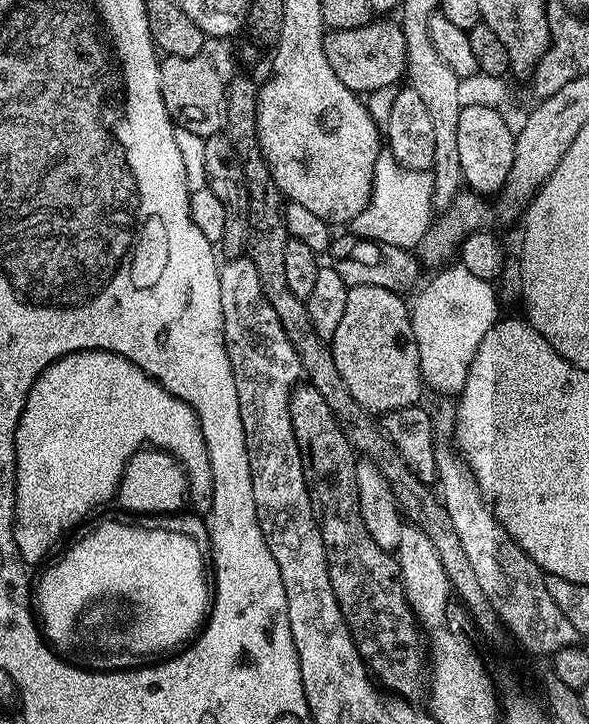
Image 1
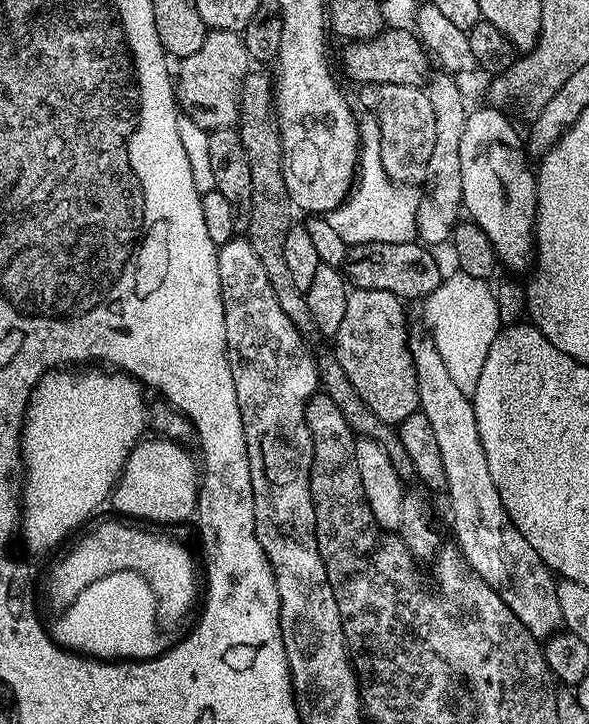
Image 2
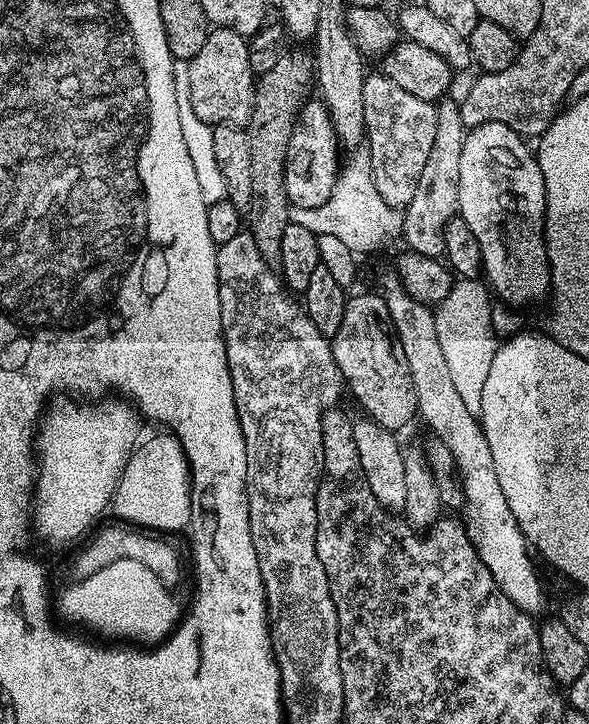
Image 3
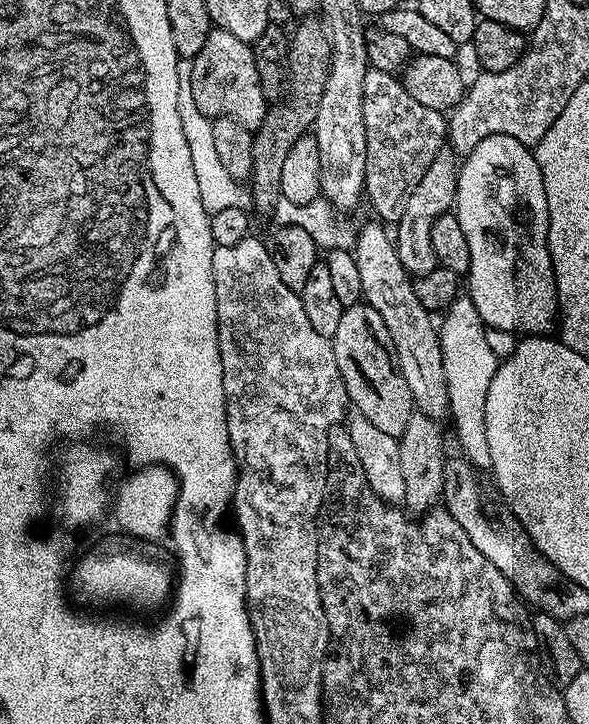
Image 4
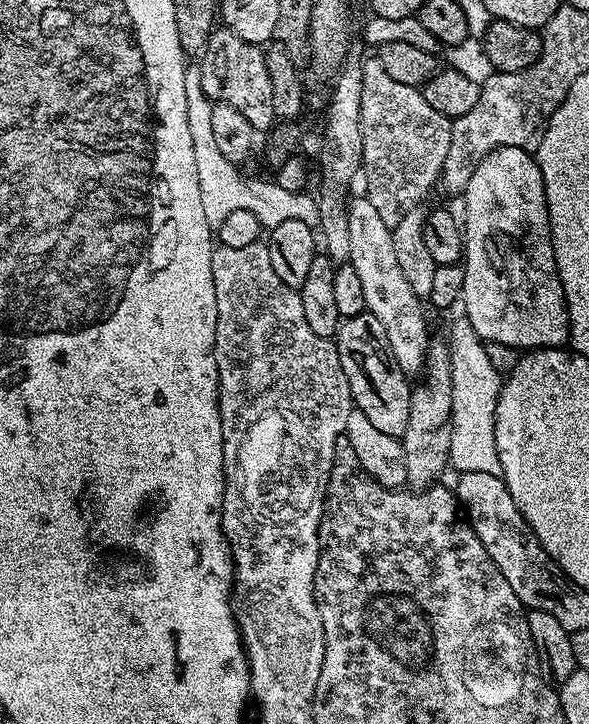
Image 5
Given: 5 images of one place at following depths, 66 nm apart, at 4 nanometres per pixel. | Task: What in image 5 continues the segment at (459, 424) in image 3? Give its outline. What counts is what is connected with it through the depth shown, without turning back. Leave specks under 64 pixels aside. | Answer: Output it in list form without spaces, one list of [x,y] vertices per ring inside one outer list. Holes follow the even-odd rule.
[[[360,194],[348,206],[348,225],[350,226],[350,262],[358,279],[362,281],[362,291],[366,294],[366,310],[382,322],[386,338],[394,350],[398,366],[409,378],[416,378],[423,373],[424,359],[428,349],[430,333],[428,320],[424,317],[422,298],[410,290],[410,282],[402,275],[398,258],[394,254],[392,229],[378,218],[378,210],[370,206],[367,195]]]

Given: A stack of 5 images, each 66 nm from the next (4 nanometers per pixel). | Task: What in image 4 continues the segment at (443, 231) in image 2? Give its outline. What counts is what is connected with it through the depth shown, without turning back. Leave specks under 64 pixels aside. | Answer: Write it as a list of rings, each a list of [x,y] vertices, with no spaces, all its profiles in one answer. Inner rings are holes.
[[[451,147],[441,148],[434,162],[430,162],[426,174],[422,174],[422,182],[414,186],[408,195],[406,210],[402,210],[402,218],[394,224],[394,243],[396,253],[402,266],[413,277],[425,276],[438,267],[434,245],[430,242],[430,230],[434,230],[434,222],[442,214],[452,212],[456,202],[456,173],[458,171],[458,156]]]

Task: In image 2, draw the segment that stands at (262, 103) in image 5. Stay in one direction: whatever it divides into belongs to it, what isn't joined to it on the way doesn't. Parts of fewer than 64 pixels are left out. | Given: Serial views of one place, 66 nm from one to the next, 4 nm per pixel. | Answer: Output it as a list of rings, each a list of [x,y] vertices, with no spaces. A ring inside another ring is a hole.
[[[221,28],[209,31],[206,42],[194,54],[179,61],[180,73],[174,76],[176,103],[179,111],[189,116],[195,124],[206,129],[231,128],[240,119],[240,87],[250,70],[248,51],[244,45],[244,37],[238,32],[227,32]]]

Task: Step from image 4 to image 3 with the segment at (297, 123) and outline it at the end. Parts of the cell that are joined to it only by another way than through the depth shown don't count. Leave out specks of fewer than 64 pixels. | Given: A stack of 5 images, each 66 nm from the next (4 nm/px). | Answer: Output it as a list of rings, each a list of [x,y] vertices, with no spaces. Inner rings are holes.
[[[285,51],[274,70],[259,73],[255,81],[256,93],[252,117],[246,131],[250,138],[250,162],[254,166],[250,177],[254,186],[252,206],[246,213],[246,231],[254,238],[258,254],[272,269],[282,266],[282,230],[290,223],[290,205],[286,194],[286,150],[290,150],[290,134],[296,124],[296,113],[301,107],[300,95],[304,83],[314,76],[314,60],[304,52]]]

